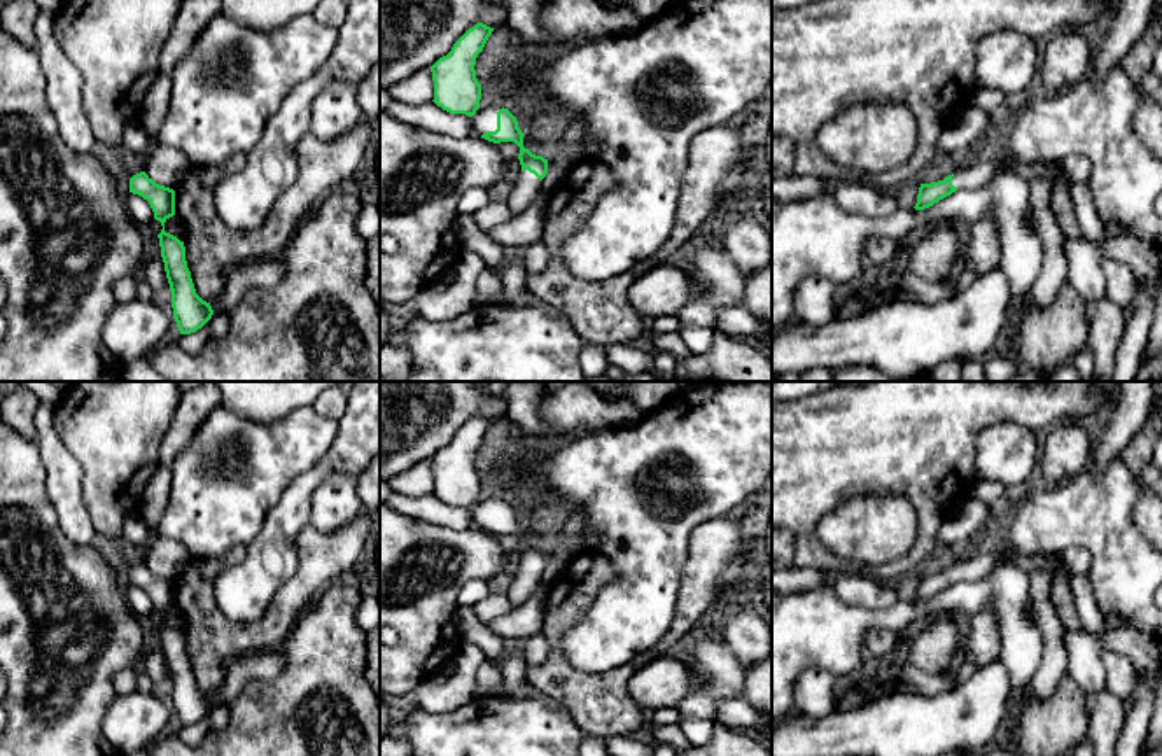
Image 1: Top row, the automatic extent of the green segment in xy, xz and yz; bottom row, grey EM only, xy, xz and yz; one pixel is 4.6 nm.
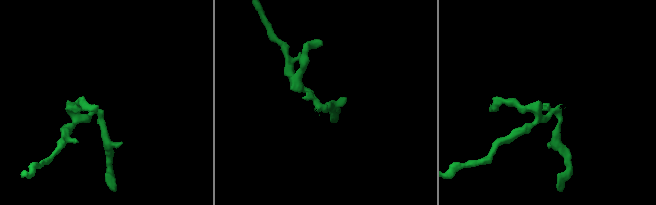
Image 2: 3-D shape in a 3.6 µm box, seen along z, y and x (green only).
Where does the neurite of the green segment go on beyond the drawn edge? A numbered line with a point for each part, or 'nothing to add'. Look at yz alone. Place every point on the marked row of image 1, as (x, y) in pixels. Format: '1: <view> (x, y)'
1: yz (982, 172)

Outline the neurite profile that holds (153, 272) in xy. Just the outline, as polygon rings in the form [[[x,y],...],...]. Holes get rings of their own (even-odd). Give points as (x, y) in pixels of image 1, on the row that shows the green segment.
[[[147,248],[138,278],[142,278],[154,290],[154,294],[163,289],[170,289],[161,254],[152,254]]]

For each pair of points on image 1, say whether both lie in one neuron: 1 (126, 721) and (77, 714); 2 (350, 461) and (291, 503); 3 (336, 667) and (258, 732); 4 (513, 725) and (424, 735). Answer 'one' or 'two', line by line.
1: two
2: one
3: one
4: one

